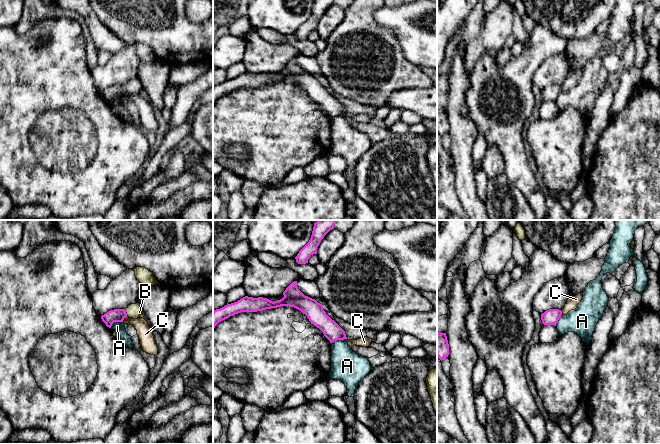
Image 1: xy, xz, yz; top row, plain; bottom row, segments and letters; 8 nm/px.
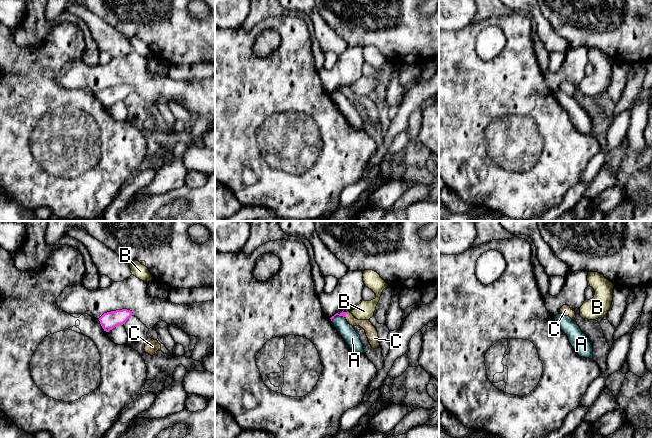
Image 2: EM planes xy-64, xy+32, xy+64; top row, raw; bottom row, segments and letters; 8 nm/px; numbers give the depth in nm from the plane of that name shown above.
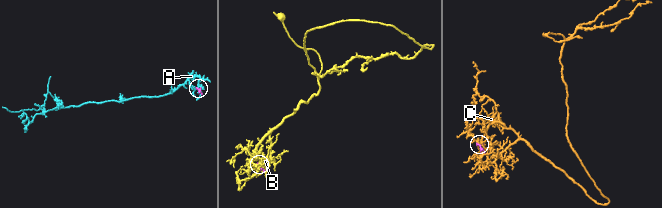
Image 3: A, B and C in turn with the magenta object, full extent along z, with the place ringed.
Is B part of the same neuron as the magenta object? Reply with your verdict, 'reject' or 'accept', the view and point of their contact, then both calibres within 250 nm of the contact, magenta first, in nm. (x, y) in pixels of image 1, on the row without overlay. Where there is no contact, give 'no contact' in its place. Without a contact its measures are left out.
accept | xy (126, 89) | 110/120 nm

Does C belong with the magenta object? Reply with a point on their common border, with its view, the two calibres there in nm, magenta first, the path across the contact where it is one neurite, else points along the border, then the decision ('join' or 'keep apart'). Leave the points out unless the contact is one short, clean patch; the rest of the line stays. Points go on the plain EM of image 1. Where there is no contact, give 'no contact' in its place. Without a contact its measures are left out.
meets magenta in xy at (123, 95); 110 nm thick on the magenta side, 120 nm on the other; border along xy (126, 92), (122, 97); keep apart

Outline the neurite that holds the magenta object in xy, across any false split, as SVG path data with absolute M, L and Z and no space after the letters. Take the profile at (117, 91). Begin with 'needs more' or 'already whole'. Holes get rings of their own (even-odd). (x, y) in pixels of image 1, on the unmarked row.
needs more; M137 78L131 80L125 85L114 85L110 86L101 92L102 97L107 103L111 104L114 98L123 98L126 93L131 95L144 94L145 88L142 81Z

